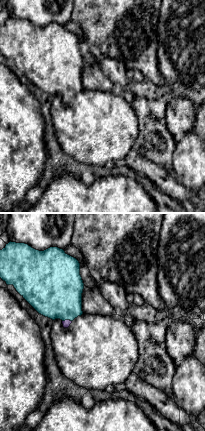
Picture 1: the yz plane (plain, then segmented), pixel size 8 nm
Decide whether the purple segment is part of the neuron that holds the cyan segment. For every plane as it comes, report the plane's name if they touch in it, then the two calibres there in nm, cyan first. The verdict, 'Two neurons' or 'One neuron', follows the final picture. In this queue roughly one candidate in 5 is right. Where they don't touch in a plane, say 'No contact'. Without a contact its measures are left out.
Touches cyan in yz. Thickness 440 nm (cyan) against 60 nm

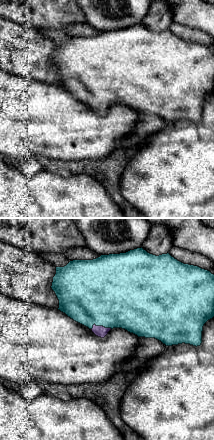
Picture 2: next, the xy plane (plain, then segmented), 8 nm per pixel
Touches cyan in xy. Thickness 500 nm (cyan) against 90 nm

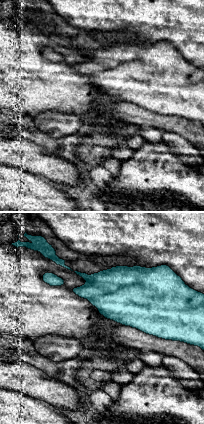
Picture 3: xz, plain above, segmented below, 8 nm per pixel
No contact

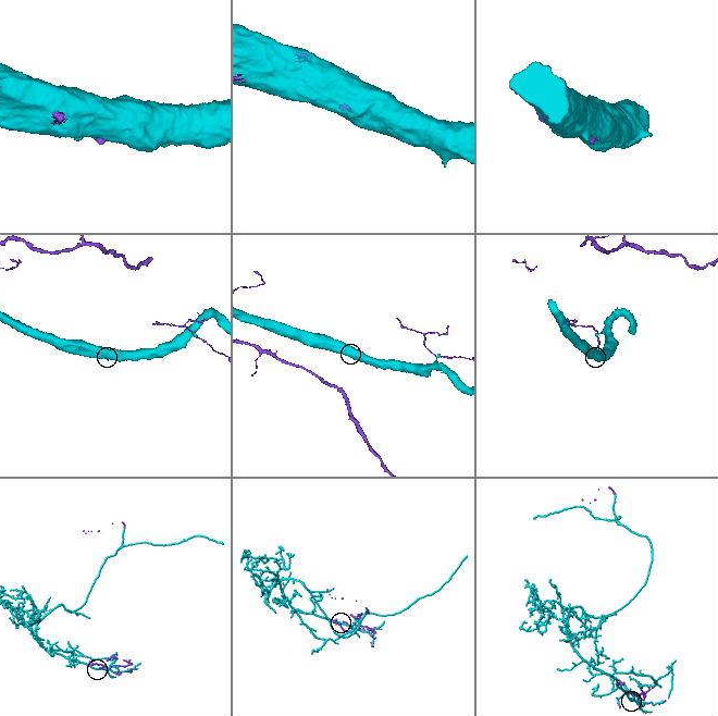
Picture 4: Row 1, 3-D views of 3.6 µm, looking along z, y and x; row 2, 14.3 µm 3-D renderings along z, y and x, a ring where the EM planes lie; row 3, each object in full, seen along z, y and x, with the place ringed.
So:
One neuron

